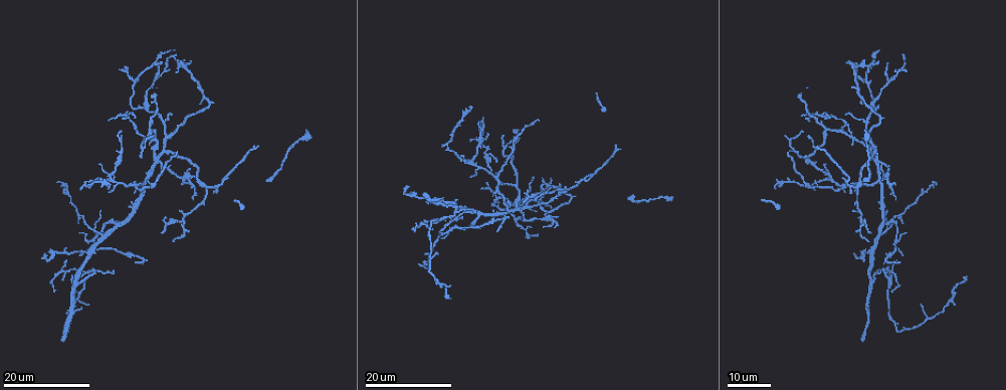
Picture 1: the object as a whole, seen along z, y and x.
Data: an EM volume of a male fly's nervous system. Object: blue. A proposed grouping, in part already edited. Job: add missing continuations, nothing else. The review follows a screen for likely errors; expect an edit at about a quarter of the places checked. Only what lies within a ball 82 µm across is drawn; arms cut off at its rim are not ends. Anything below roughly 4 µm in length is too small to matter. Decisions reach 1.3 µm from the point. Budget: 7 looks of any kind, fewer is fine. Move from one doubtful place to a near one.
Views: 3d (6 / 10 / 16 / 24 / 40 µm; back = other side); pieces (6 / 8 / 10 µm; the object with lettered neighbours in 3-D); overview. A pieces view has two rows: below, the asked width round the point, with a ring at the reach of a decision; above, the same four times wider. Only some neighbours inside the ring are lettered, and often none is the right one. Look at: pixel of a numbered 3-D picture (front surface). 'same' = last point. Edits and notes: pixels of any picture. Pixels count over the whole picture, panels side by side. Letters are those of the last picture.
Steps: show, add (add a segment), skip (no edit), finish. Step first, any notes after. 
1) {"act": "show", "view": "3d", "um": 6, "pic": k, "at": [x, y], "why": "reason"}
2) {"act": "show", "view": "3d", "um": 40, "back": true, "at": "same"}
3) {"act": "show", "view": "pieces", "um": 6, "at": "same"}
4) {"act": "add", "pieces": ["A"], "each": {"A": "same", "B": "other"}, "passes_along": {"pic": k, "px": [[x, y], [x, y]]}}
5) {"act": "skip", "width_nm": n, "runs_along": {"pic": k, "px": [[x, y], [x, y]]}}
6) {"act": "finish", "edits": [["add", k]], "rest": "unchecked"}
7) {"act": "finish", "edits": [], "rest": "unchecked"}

{"act": "show", "view": "3d", "um": 16, "pic": 1, "at": [897, 221], "why": "branch stops here"}

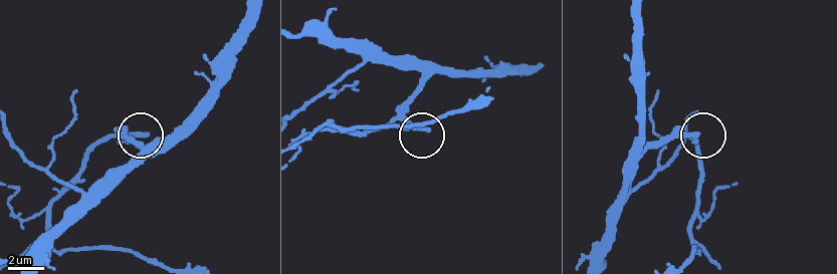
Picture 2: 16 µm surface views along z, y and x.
{"act": "show", "view": "pieces", "um": 8, "pic": 2, "at": [146, 135], "why": "see the neighbours"}

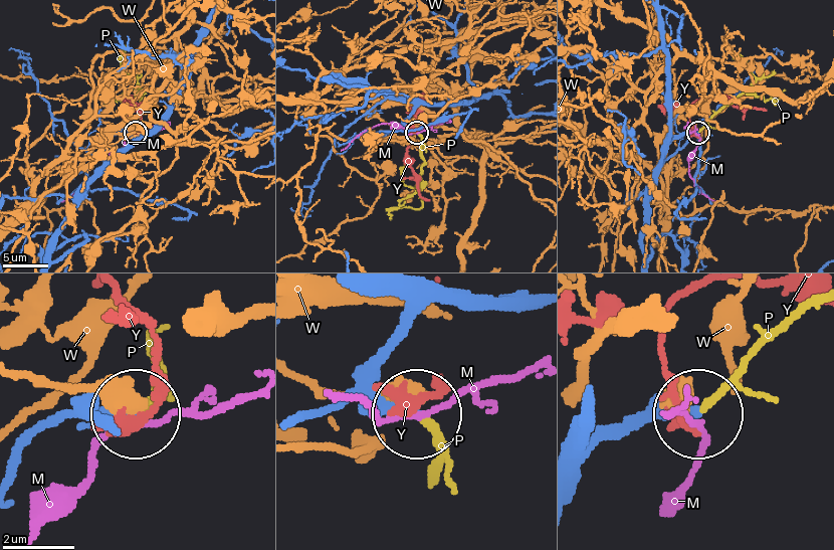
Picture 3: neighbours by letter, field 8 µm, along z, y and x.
{"act": "add", "pieces": ["P"], "each": {"M": "other", "P": "same", "W": "other", "Y": "other"}, "passes_along": {"pic": 3, "px": [[400, 340], [376, 382], [385, 400], [424, 421], [439, 473]]}, "found": "it goes on there"}

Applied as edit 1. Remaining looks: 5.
{"act": "show", "view": "3d", "um": 24, "pic": 1, "at": [441, 235], "why": "an open end"}

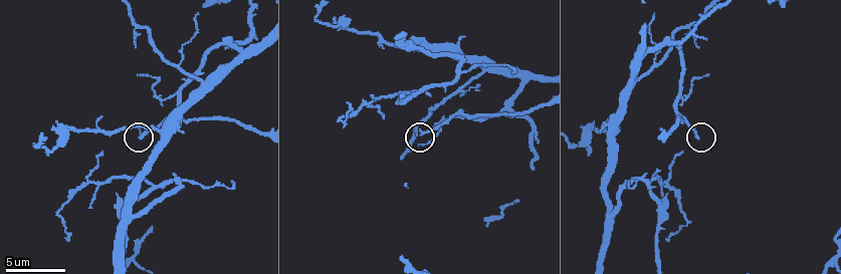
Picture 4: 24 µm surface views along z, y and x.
{"act": "show", "view": "pieces", "um": 8, "pic": 4, "at": [695, 136]}

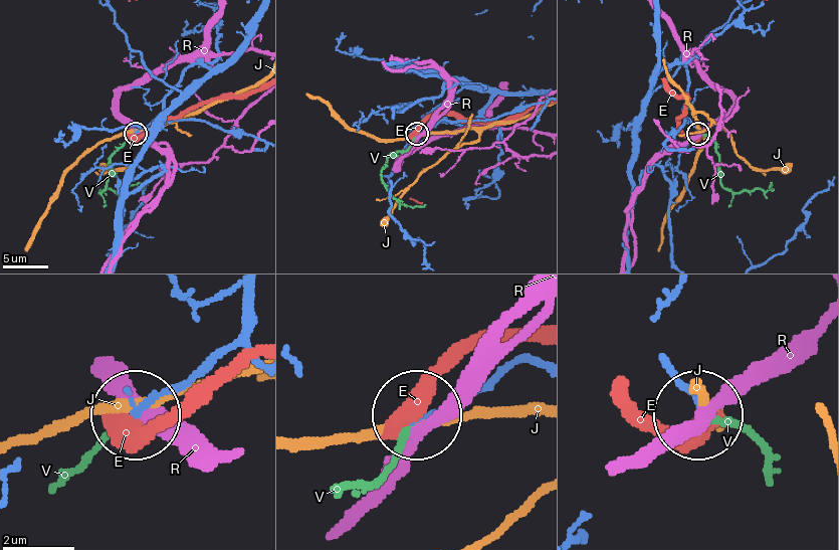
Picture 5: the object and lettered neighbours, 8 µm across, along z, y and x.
{"act": "add", "pieces": ["V"], "each": {"E": "other", "J": "other", "R": "other", "V": "same"}, "passes_along": {"pic": 5, "px": [[501, 367], [408, 424], [378, 473], [343, 485]]}, "found": "the neuron continues"}

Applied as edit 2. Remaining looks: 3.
{"act": "show", "view": "overview", "why": "redraw"}

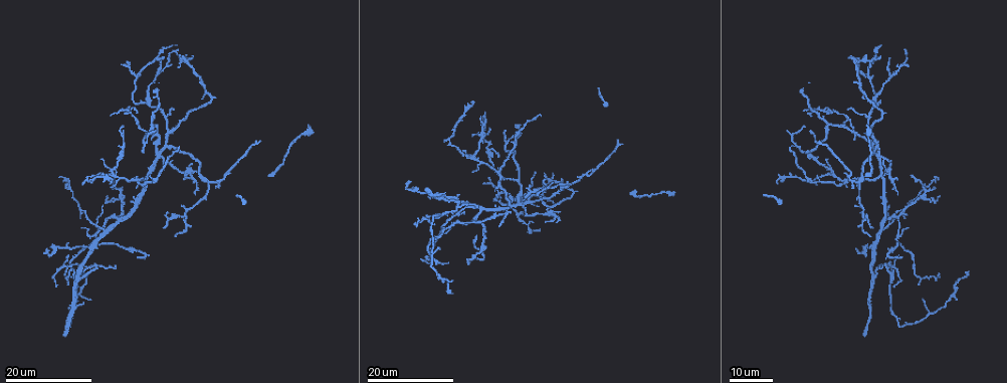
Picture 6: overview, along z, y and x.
{"act": "show", "view": "3d", "um": 24, "pic": 6, "at": [477, 235], "why": "free end"}

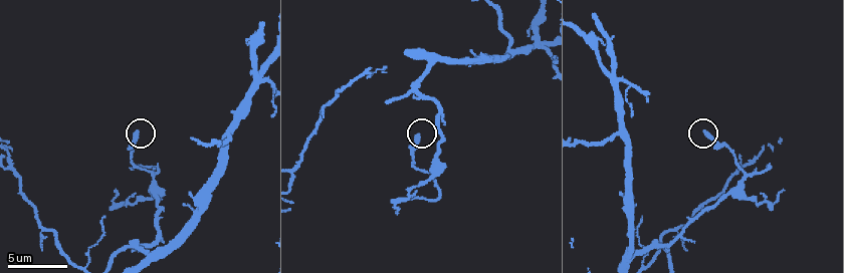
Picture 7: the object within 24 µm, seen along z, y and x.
{"act": "show", "view": "pieces", "um": 6, "pic": 7, "at": [705, 131], "why": "see the neighbours"}

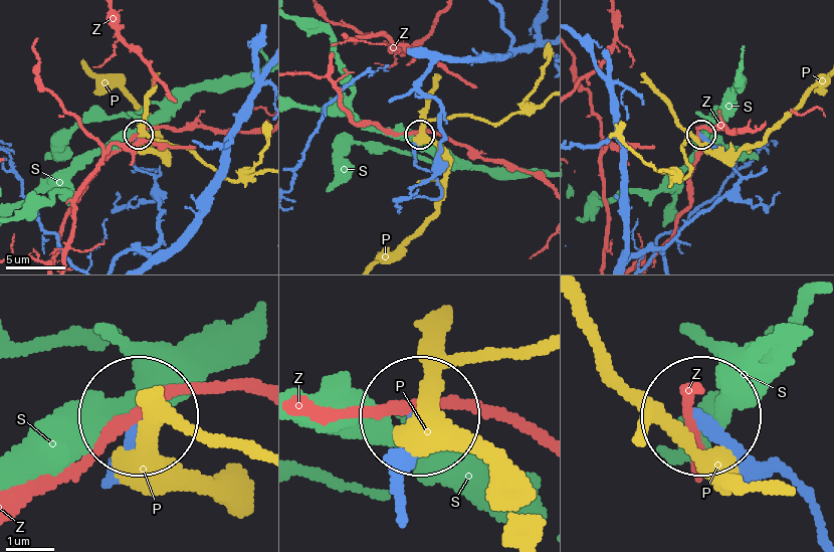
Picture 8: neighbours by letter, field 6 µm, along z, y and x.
{"act": "skip", "width_nm": 280, "each": {"P": "other", "S": "other", "Z": "other"}, "found": "no lettered segment goes on from it"}

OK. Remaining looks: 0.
{"act": "finish", "edits": [["add", 3], ["add", 5]], "rest": "unchecked"}

